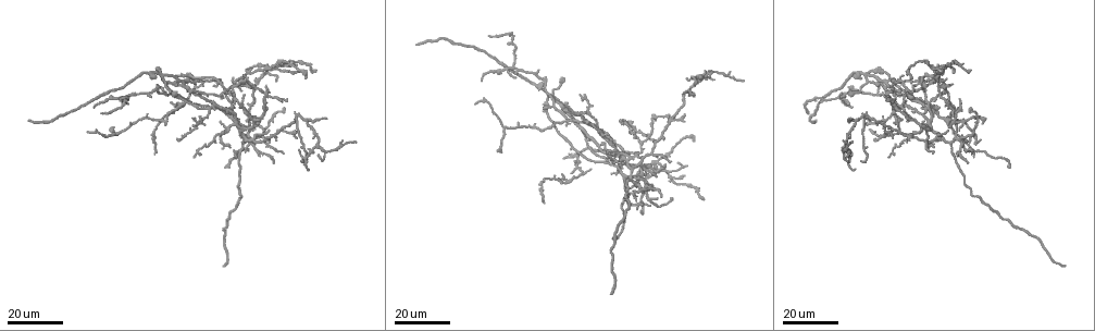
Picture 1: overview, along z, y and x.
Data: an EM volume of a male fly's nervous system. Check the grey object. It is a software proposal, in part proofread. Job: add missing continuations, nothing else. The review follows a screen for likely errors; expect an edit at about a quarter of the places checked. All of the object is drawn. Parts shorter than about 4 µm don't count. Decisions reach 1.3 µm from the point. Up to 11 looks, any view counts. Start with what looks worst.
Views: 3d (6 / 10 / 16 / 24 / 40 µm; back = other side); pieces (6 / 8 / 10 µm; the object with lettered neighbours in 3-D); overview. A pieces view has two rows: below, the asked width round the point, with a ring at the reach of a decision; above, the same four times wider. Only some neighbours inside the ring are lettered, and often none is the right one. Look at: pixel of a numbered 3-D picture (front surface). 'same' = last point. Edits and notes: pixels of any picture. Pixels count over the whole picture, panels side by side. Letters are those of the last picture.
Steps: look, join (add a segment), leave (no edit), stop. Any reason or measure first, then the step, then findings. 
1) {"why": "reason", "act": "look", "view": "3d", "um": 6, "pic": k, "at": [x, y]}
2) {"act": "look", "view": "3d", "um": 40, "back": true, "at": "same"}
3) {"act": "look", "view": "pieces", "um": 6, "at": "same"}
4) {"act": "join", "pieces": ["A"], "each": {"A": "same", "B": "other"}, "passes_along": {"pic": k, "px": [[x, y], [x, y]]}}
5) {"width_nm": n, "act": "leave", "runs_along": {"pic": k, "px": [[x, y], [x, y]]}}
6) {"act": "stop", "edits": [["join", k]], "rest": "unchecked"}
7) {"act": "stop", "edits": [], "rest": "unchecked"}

{"why": "an open end", "act": "look", "view": "3d", "um": 24, "pic": 1, "at": [28, 122]}

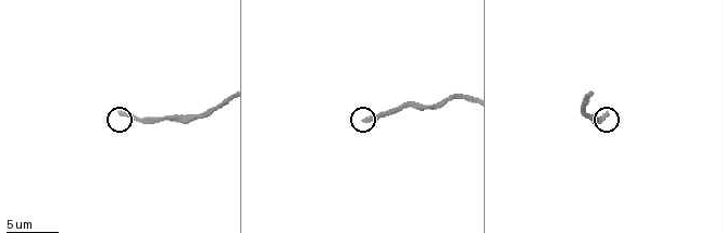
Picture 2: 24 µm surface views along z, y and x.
{"why": "see the neighbours", "act": "look", "view": "pieces", "um": 6, "pic": 2, "at": [120, 111]}

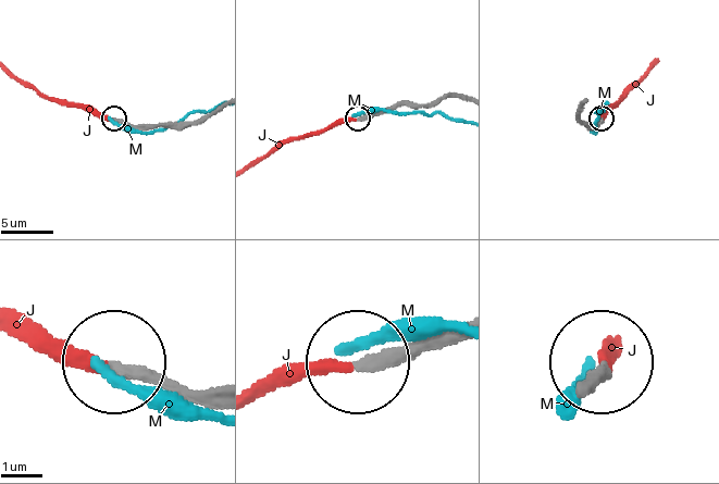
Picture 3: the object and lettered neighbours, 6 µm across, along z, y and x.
{"act": "join", "pieces": ["J"], "each": {"J": "same", "M": "other"}, "found": "the cell continues"}

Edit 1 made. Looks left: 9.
{"act": "look", "view": "overview"}

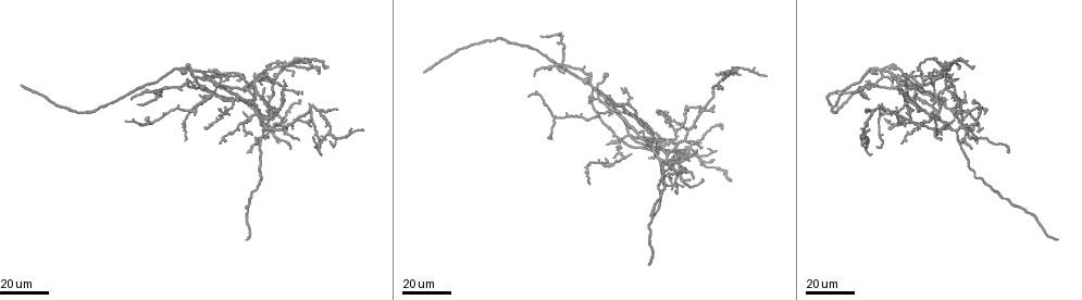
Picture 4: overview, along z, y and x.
{"why": "an open end", "act": "look", "view": "3d", "um": 40, "pic": 4, "at": [615, 157]}

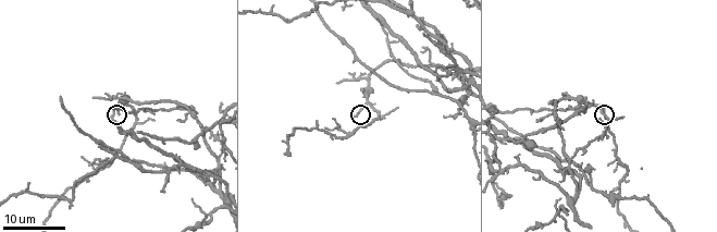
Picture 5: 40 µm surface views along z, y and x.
{"act": "look", "view": "pieces", "um": 8, "pic": 5, "at": [108, 116]}

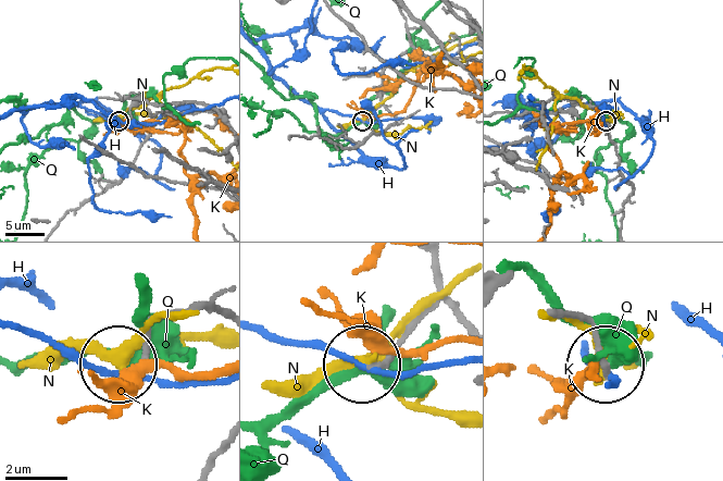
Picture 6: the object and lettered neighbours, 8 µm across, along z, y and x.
{"act": "leave", "each": {"H": "other", "K": "other", "N": "other", "Q": "other"}, "runs_along": {"pic": 6, "px": [[437, 296], [424, 319], [372, 366]]}, "found": "none of them fits"}

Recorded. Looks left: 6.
{"why": "branch stops here", "act": "look", "view": "3d", "um": 16, "pic": 1, "at": [610, 293]}

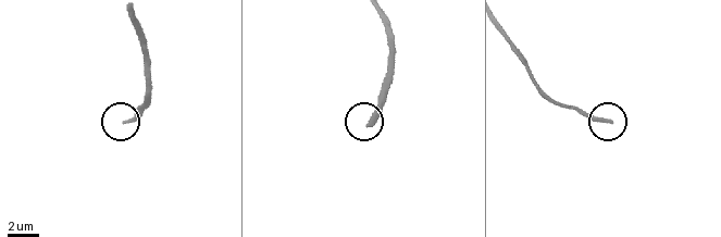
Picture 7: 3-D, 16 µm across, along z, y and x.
{"why": "see the neighbours", "act": "look", "view": "pieces", "um": 8, "pic": 7, "at": [611, 122]}

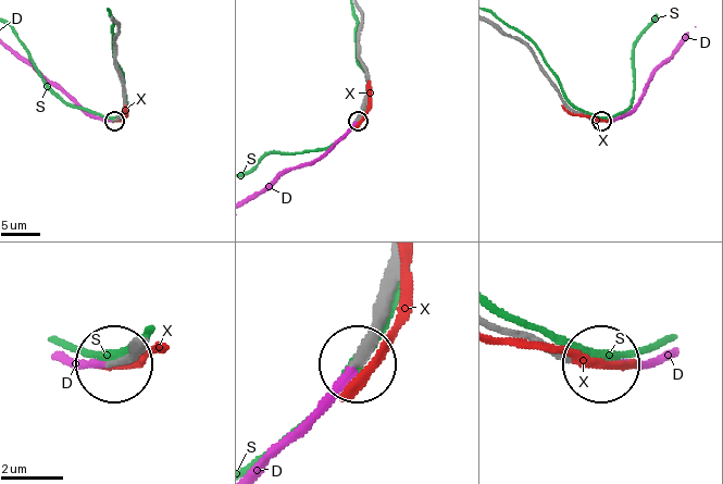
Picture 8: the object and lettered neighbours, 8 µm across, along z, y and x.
{"width_nm": 230, "act": "join", "pieces": ["D"], "each": {"D": "same", "S": "other", "X": "other"}, "passes_along": {"pic": 8, "px": [[395, 281], [373, 333], [339, 380], [254, 466]]}, "found": "it goes on there"}

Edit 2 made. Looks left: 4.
{"why": "free end", "act": "look", "view": "3d", "um": 16, "pic": 1, "at": [967, 162]}

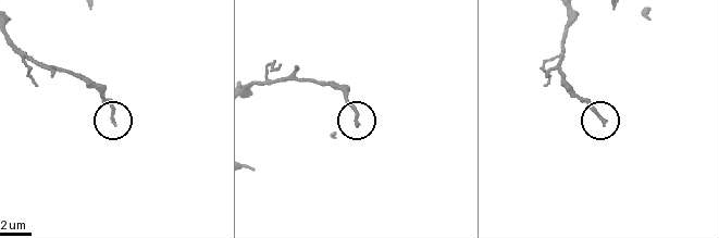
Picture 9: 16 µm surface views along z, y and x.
{"act": "look", "view": "pieces", "um": 8, "pic": 9, "at": [604, 121]}

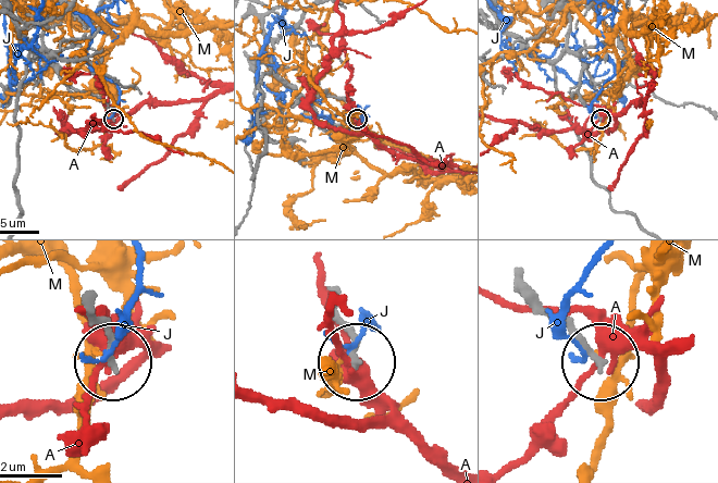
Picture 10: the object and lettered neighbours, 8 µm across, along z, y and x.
{"width_nm": 220, "act": "leave", "each": {"A": "other", "J": "other", "M": "other"}, "runs_along": {"pic": 10, "px": [[515, 280], [595, 360]]}, "found": "no lettered segment goes on from it"}

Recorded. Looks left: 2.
{"act": "look", "view": "3d", "um": 24, "pic": 1, "at": [946, 130]}

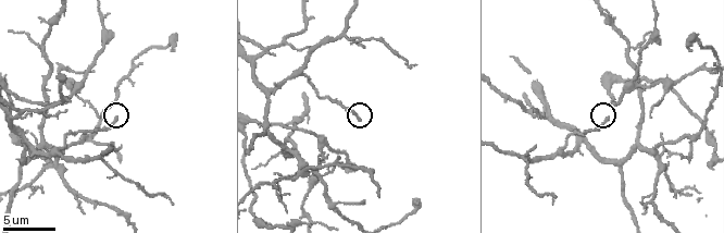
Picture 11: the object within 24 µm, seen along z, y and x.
{"act": "look", "view": "pieces", "um": 8, "pic": 11, "at": [608, 116]}

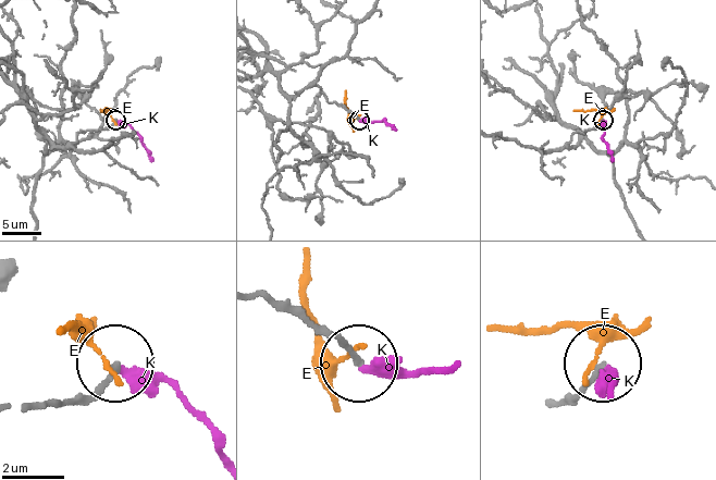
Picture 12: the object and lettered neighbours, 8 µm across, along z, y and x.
{"act": "leave", "each": {"E": "other", "K": "other"}, "runs_along": {"pic": 12, "px": [[42, 406], [82, 403], [110, 369]]}, "found": "no lettered segment goes on from it"}

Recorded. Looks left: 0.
{"act": "stop", "edits": [["join", 3], ["join", 8]], "rest": "unchecked"}

